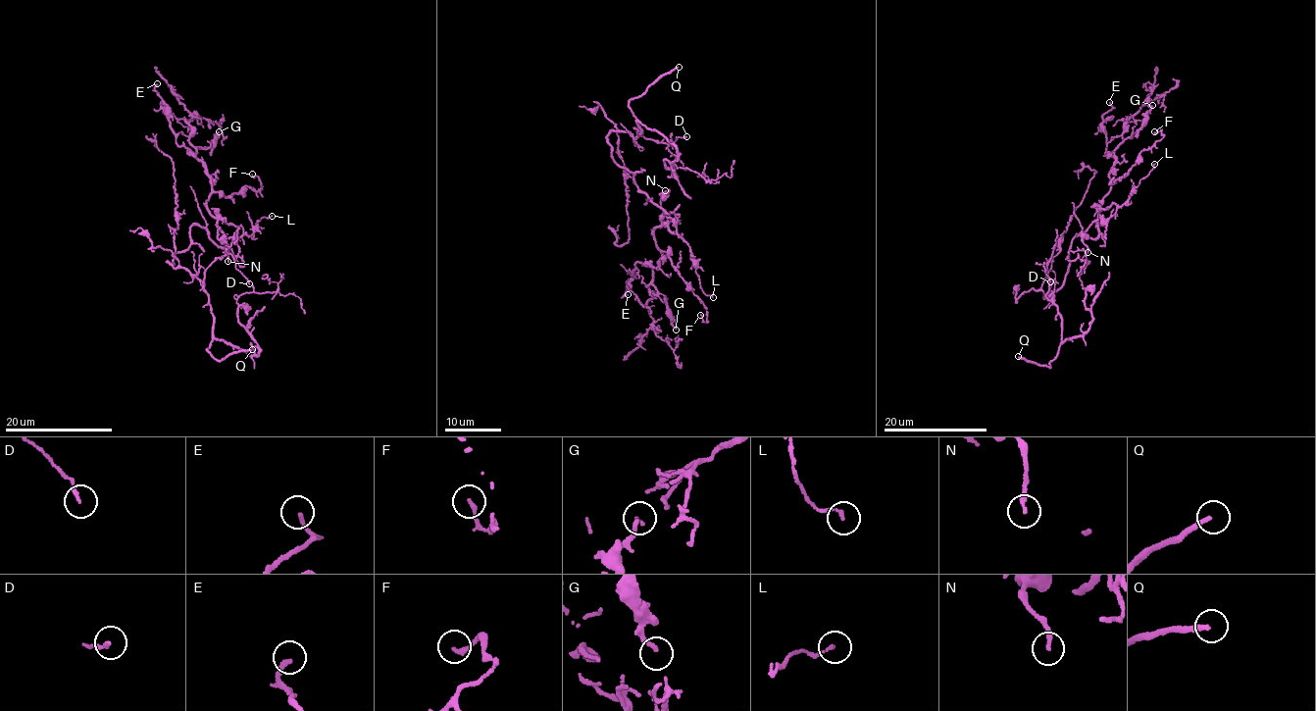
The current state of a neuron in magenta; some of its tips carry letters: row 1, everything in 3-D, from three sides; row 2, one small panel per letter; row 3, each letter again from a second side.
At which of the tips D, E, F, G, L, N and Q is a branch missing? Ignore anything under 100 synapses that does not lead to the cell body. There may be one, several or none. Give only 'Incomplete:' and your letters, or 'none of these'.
Incomplete: Q

